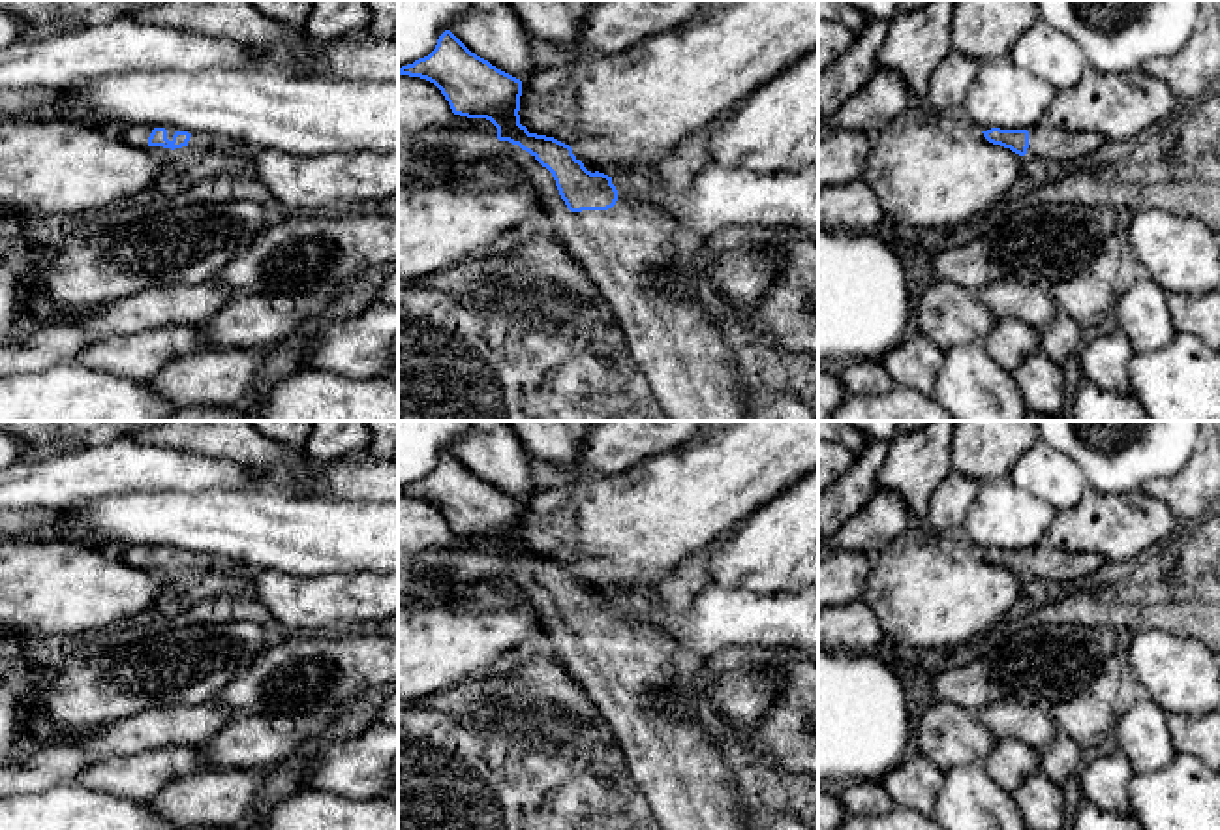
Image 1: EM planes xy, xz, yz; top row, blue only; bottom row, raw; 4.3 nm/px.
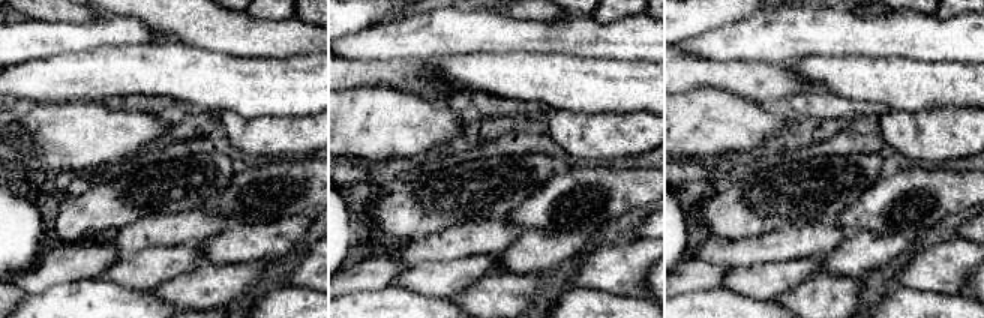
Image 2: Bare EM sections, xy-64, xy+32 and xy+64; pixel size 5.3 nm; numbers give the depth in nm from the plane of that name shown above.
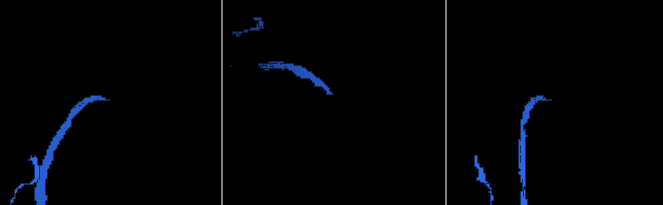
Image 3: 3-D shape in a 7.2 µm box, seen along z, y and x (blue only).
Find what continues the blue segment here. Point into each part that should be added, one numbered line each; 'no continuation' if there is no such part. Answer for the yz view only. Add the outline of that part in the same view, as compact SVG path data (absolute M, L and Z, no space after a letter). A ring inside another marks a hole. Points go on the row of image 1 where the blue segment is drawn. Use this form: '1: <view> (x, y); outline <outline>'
1: yz (1050, 143); outline M1042 120L1029 130L1027 154L1036 160L1059 161L1062 165L1085 158L1107 141L1094 131L1070 133Z

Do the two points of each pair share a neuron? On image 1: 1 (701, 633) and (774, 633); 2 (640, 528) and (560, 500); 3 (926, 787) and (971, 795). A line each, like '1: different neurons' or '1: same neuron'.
1: same neuron
2: same neuron
3: different neurons

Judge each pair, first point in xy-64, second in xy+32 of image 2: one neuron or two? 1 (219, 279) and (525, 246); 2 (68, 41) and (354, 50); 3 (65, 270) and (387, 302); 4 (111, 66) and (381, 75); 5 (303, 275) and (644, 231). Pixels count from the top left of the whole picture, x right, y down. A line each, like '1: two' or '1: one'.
1: one
2: one
3: two
4: two
5: two

